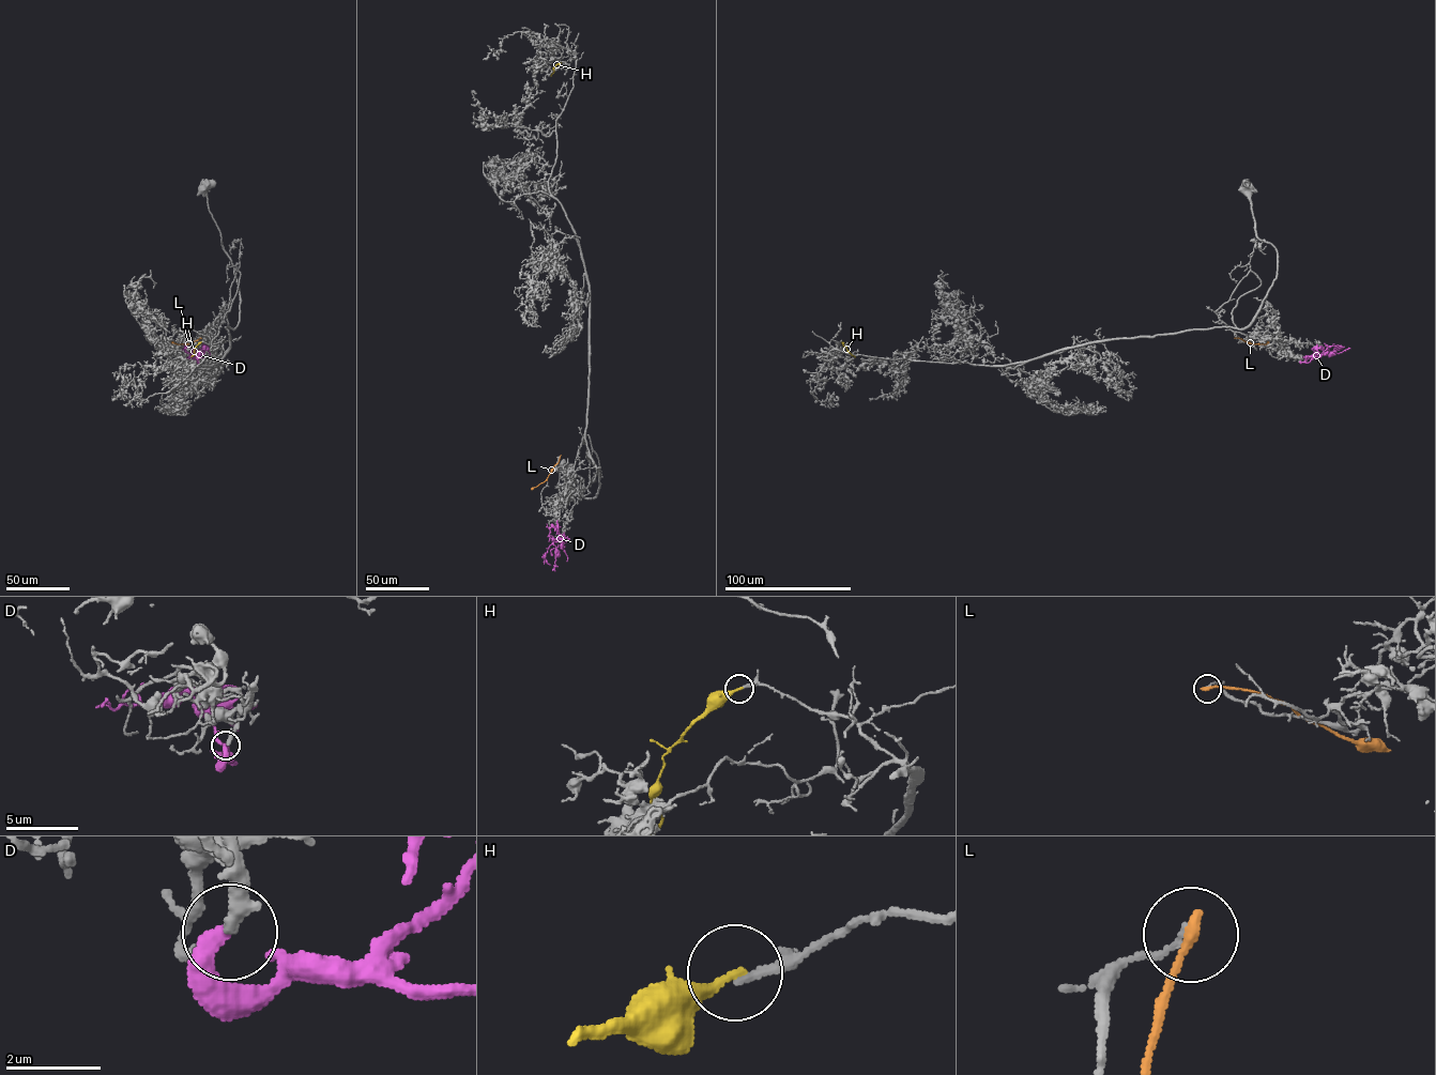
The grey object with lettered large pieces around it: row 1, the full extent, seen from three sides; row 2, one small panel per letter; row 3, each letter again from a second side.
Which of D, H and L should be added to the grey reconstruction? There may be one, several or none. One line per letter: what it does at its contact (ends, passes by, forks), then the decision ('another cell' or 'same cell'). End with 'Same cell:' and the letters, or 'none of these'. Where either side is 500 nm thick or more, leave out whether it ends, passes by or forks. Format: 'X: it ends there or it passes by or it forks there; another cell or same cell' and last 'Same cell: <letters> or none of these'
D: it ends there; same cell
H: it ends there; another cell
L: it ends there; another cell
Same cell: D

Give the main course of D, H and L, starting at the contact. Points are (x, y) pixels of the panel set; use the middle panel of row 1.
D: (558, 521), (559, 536), (553, 541), (556, 554), (552, 569)
H: (561, 62), (551, 76)
L: (560, 456), (547, 478), (531, 489)

